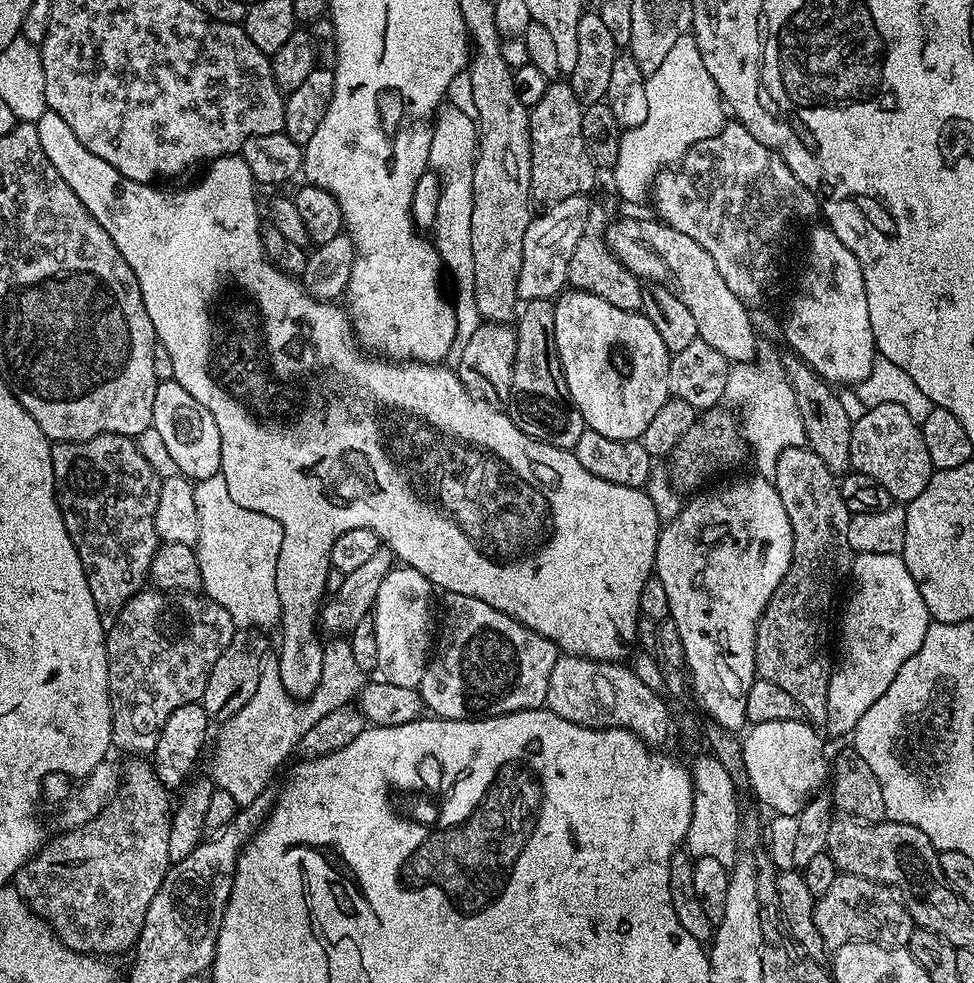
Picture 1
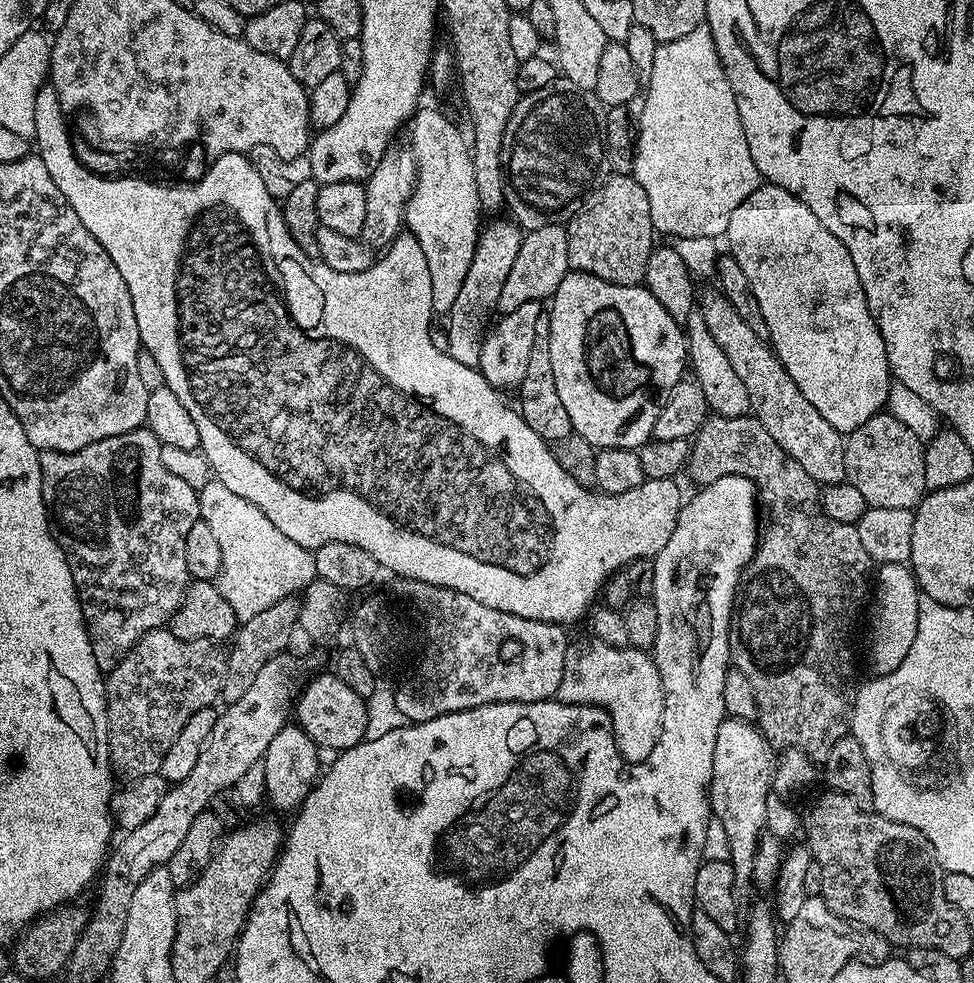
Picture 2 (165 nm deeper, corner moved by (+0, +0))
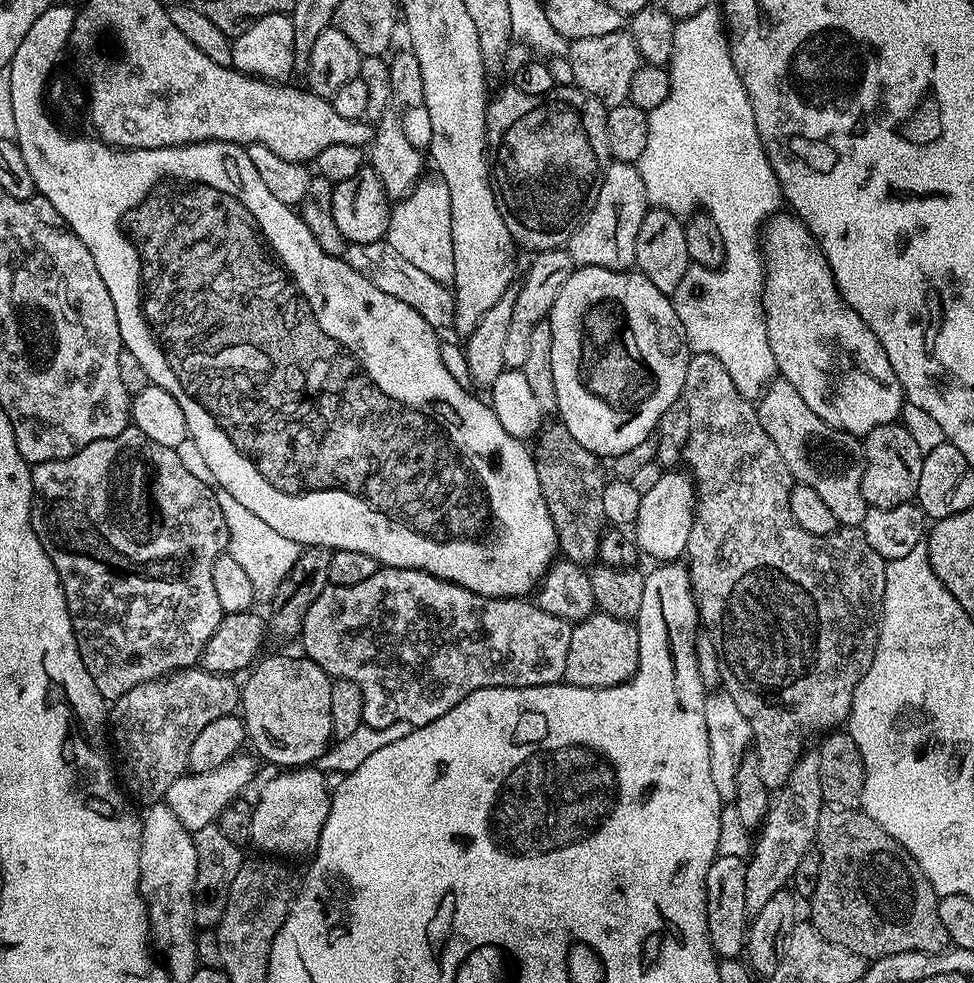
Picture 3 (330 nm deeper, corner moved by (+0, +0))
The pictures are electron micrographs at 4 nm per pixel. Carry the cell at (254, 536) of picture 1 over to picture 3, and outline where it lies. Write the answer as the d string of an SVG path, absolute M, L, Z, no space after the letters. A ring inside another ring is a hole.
M217 487L214 495L218 506L222 510L222 518L226 518L226 530L228 531L227 555L232 556L234 562L238 562L238 566L242 566L242 570L246 570L246 575L250 577L250 582L256 591L257 597L271 598L275 596L278 586L286 578L286 574L290 574L294 562L298 562L302 545L290 538L285 538L283 534L277 534L270 526L266 526L266 522L262 522L262 518L257 518L252 511L246 510L246 506L242 506L242 502L236 501L232 495L226 494L224 488Z

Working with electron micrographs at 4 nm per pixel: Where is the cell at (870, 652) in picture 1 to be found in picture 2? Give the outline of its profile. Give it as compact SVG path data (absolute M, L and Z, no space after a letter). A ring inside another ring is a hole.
M903 564L879 565L874 576L874 596L875 592L876 605L872 608L872 645L868 648L868 656L872 659L871 671L883 674L902 666L902 658L910 654L910 646L914 646L914 638L918 638L922 593L911 567Z

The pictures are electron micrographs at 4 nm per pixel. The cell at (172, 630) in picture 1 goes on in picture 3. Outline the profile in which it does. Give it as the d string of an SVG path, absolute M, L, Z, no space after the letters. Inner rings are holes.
M193 666L134 686L111 701L106 720L122 776L124 771L122 784L144 806L157 803L170 782L188 772L190 746L194 746L194 738L202 734L205 726L210 726L214 718L231 716L237 711L241 685L232 680L235 679L231 675L207 672L205 668Z

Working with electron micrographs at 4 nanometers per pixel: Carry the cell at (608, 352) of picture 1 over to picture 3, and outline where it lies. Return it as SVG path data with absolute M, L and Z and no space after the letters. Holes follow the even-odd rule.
M577 267L576 271L570 274L566 286L562 286L562 294L558 294L547 319L552 331L550 366L554 366L554 390L559 423L564 424L582 446L601 458L613 458L624 454L628 450L634 450L643 440L649 439L657 431L666 410L678 398L682 390L682 382L686 382L686 366L690 355L688 339L682 330L682 322L678 322L678 314L670 297L662 294L662 290L658 290L658 286L654 286L654 282L650 282L650 278L646 278L638 270L611 272L605 268Z

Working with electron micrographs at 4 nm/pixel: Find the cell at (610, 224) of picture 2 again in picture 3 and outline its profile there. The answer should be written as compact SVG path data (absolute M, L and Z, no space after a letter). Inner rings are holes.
M609 163L596 195L594 206L569 238L566 251L582 268L605 268L611 272L627 272L636 263L634 246L638 246L638 229L650 205L644 175L636 164Z

